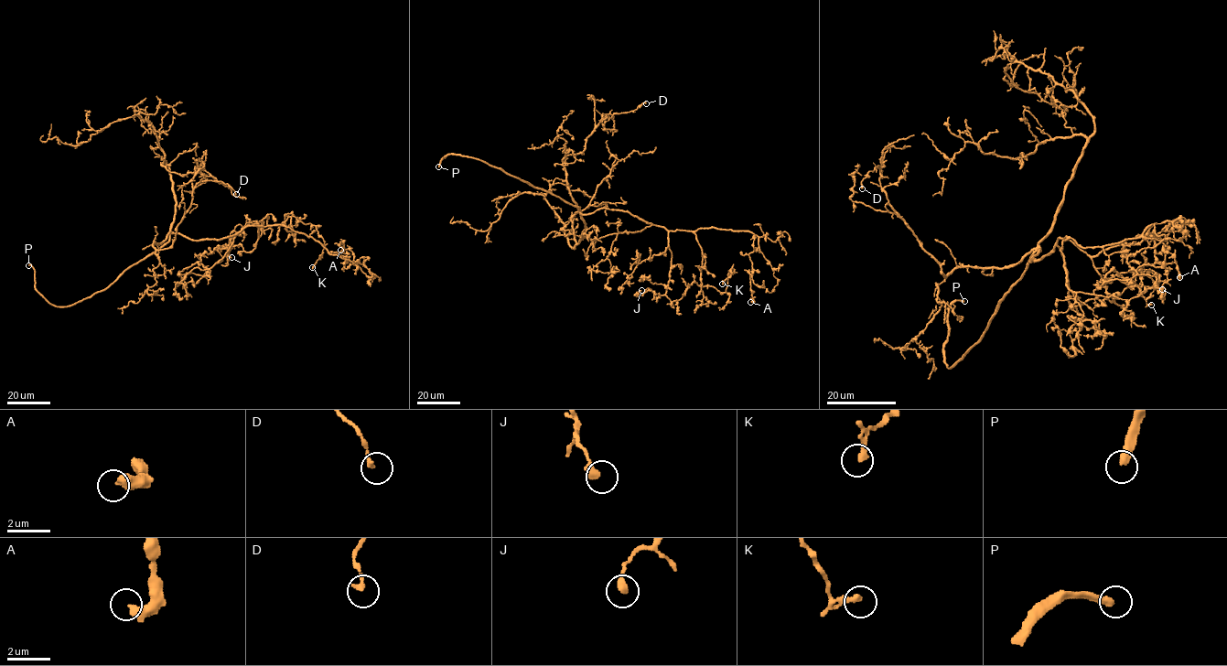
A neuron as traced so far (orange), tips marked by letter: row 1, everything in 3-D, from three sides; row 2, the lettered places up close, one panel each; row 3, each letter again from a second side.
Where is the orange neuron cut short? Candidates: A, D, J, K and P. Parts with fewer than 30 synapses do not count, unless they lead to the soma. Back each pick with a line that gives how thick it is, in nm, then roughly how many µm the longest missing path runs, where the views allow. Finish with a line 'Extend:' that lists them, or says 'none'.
P: Thickness 340 nm. Missing length about 6 µm
Extend: P

